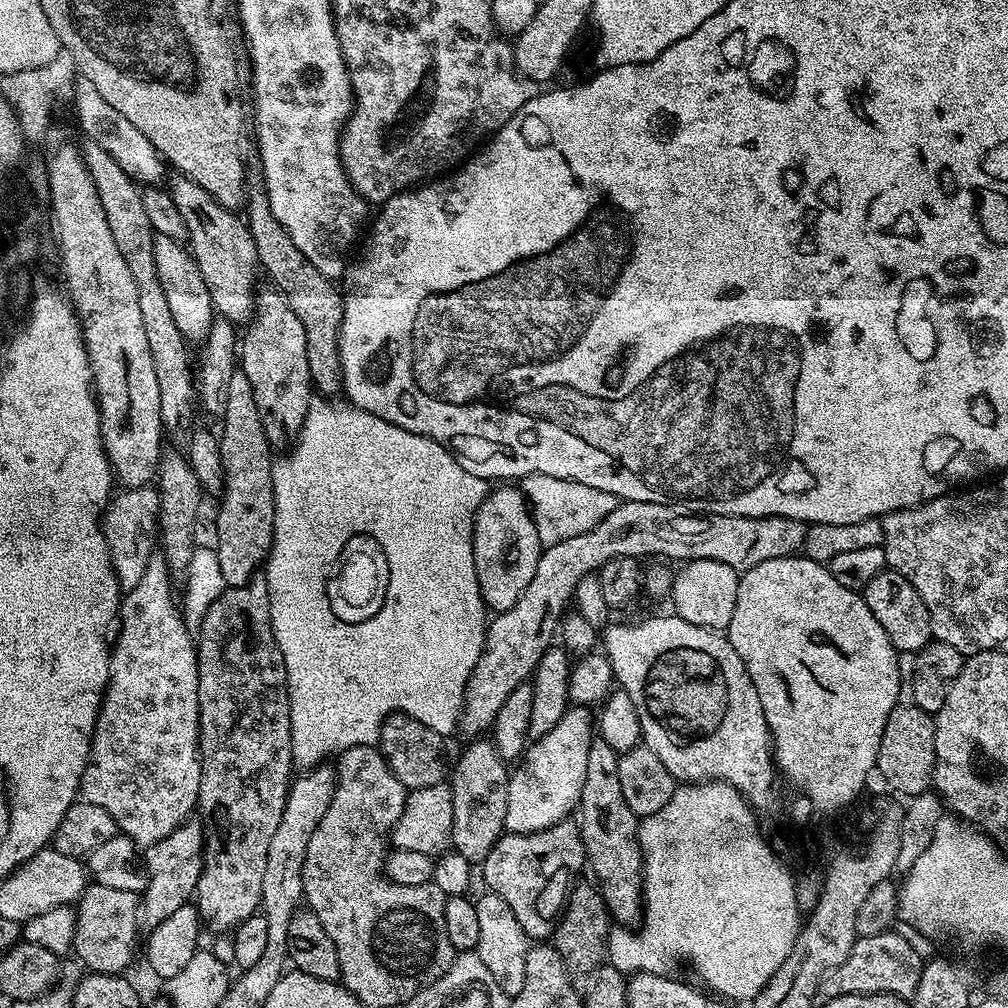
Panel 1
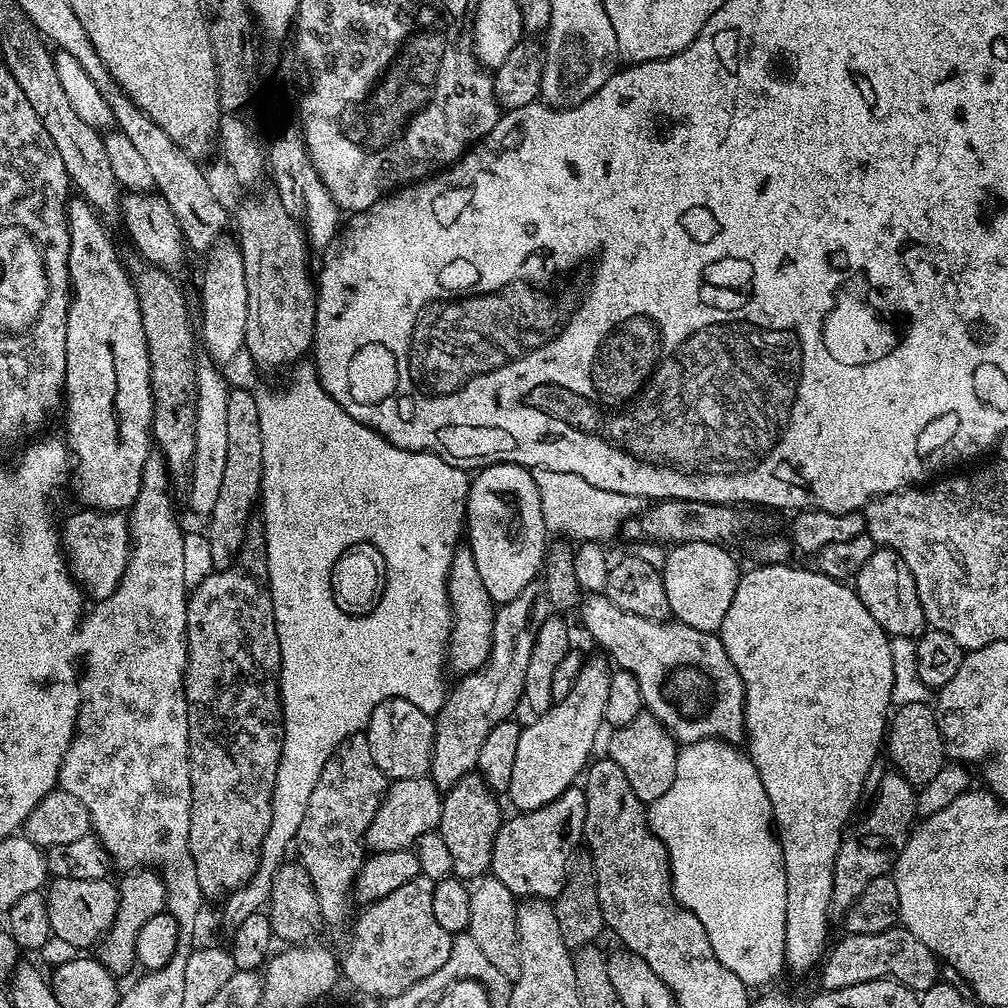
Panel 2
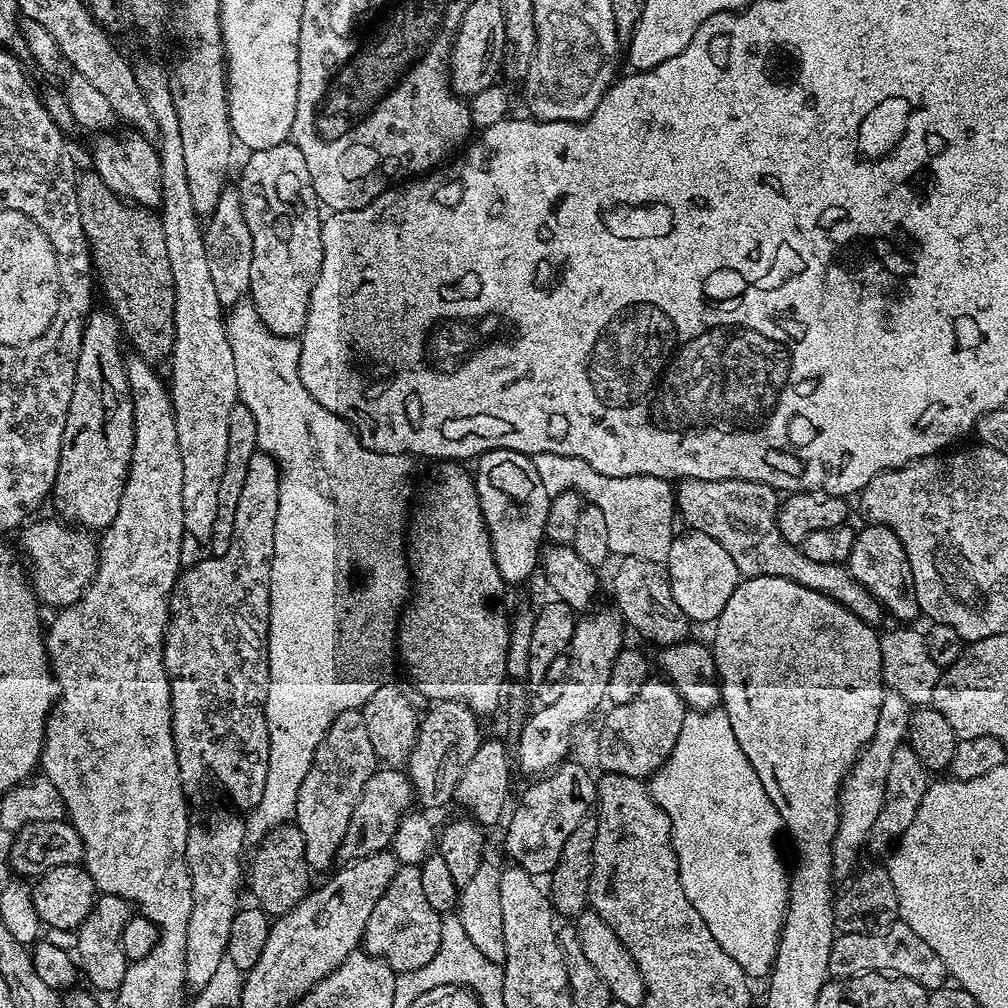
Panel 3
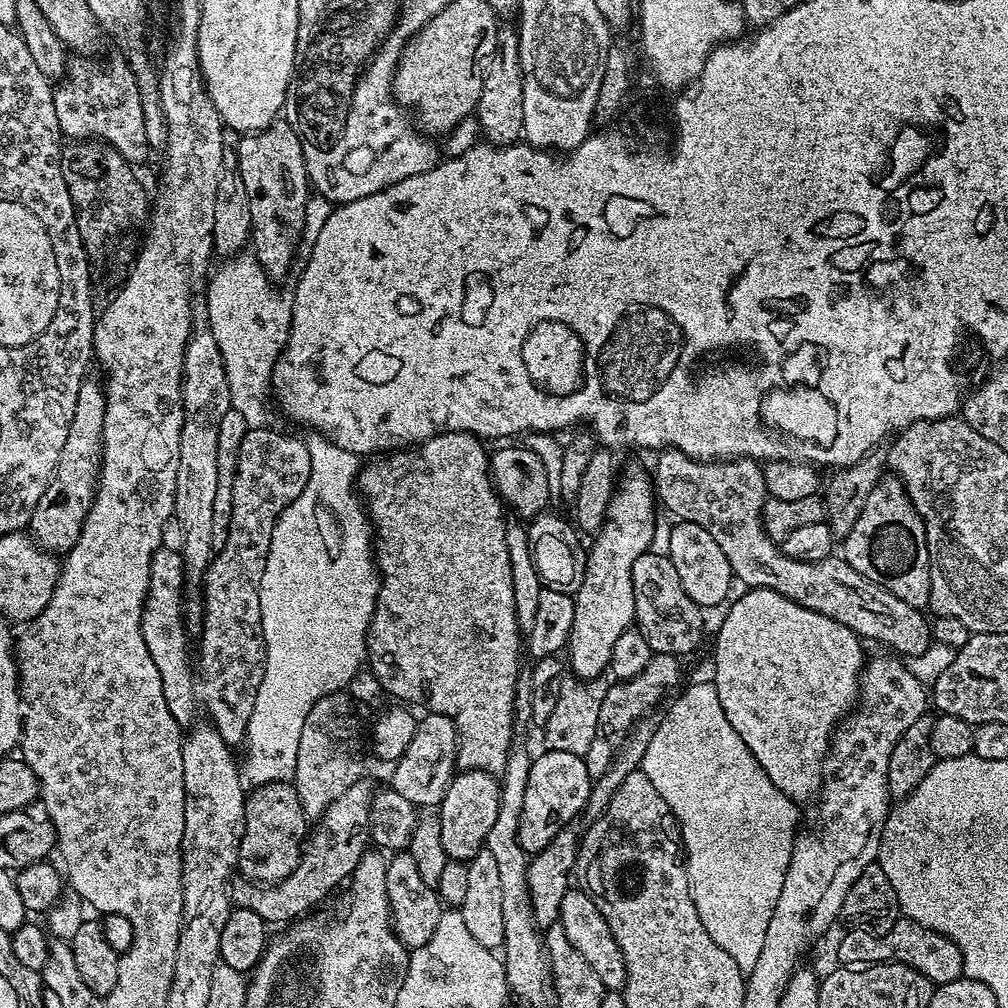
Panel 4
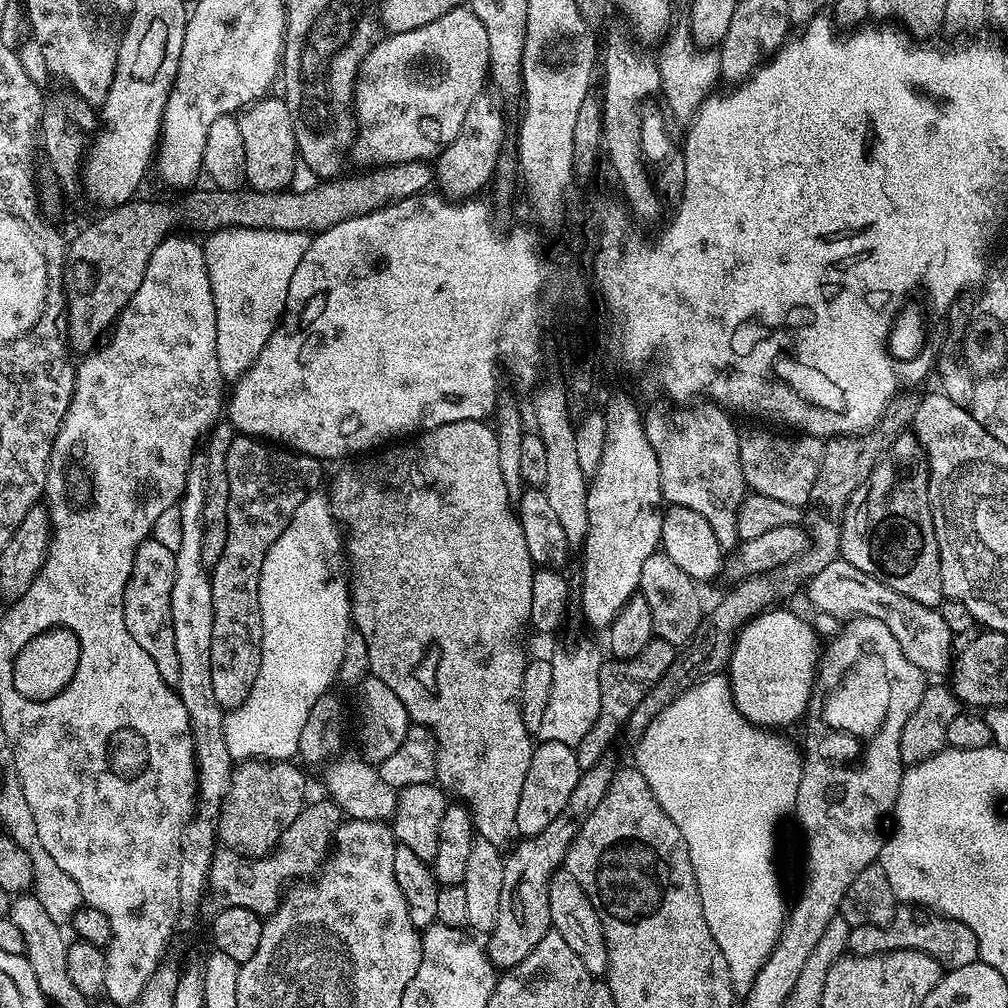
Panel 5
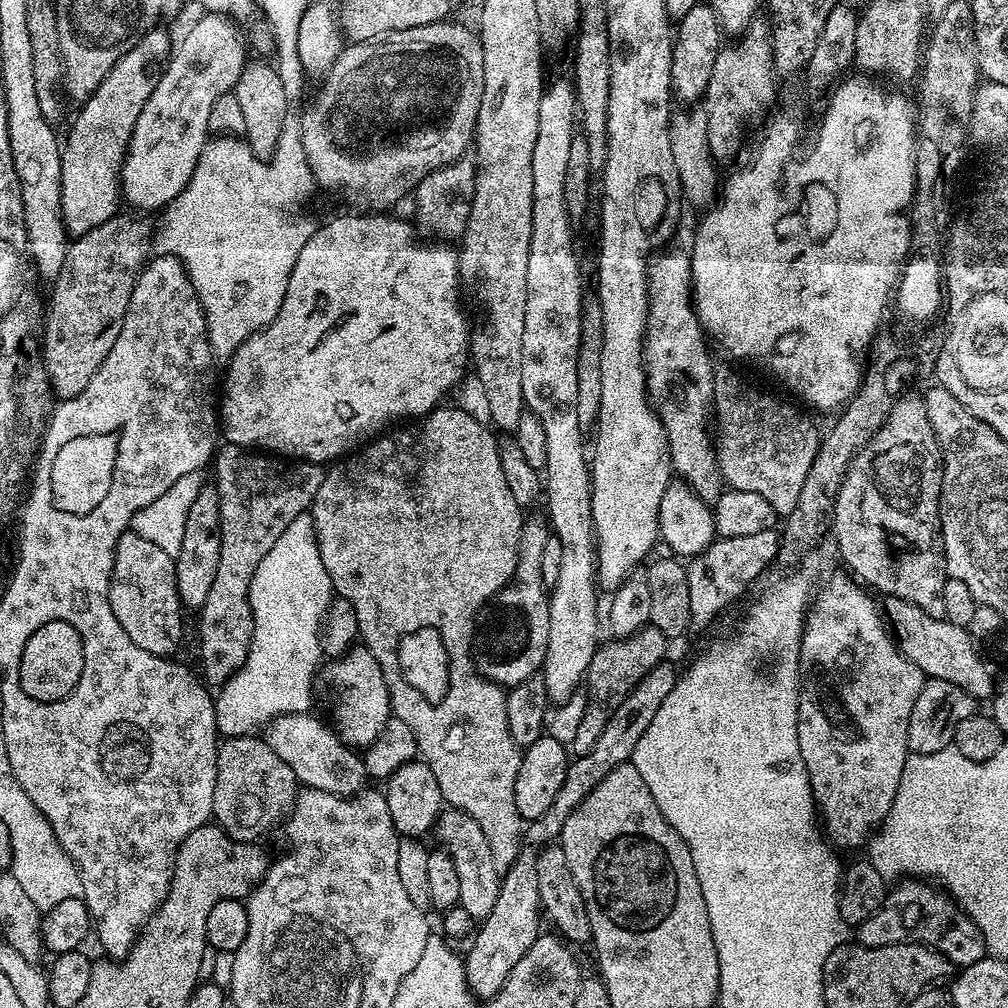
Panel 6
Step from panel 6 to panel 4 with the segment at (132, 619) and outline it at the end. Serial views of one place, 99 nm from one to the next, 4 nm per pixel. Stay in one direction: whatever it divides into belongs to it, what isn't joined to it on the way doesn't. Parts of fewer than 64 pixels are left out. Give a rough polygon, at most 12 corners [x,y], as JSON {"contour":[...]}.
{"contour":[[183,555],[150,562],[140,625],[162,694],[181,726],[195,718]]}

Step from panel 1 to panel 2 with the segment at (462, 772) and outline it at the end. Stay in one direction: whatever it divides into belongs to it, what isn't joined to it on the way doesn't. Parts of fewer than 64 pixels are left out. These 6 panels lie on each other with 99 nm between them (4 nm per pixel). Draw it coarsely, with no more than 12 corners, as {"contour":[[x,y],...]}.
{"contour":[[479,774],[442,796],[438,829],[465,882],[492,866],[502,823]]}

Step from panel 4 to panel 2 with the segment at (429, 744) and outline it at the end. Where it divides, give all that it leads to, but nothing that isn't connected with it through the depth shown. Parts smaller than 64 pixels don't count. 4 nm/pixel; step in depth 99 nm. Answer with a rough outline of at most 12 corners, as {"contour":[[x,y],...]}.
{"contour":[[540,582],[496,608],[488,663],[434,717],[430,778],[450,789],[521,707],[548,615]]}

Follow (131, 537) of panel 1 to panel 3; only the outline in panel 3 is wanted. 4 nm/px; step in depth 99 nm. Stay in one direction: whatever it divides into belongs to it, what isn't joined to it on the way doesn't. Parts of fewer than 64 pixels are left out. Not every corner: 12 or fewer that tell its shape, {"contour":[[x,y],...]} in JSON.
{"contour":[[56,518],[19,533],[37,601],[61,610],[96,576],[91,531]]}

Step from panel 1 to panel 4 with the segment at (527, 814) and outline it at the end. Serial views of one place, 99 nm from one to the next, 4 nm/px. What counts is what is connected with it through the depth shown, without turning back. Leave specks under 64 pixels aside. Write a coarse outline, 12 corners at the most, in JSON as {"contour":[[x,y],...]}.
{"contour":[[630,473],[587,549],[566,645],[571,675],[608,672],[636,616],[631,570],[658,499]]}

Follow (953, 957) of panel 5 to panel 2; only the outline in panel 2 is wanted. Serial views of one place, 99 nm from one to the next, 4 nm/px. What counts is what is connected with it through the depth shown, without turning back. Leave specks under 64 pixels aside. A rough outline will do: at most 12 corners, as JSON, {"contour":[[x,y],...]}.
{"contour":[[904,927],[844,934],[821,989],[897,980],[919,994],[941,961]]}

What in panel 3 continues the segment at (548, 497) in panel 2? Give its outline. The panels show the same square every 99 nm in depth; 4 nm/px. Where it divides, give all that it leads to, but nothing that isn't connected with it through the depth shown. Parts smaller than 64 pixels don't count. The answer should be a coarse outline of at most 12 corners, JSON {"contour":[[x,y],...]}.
{"contour":[[532,457],[549,496],[578,491],[619,557],[667,563],[675,487],[611,478],[584,459]]}

